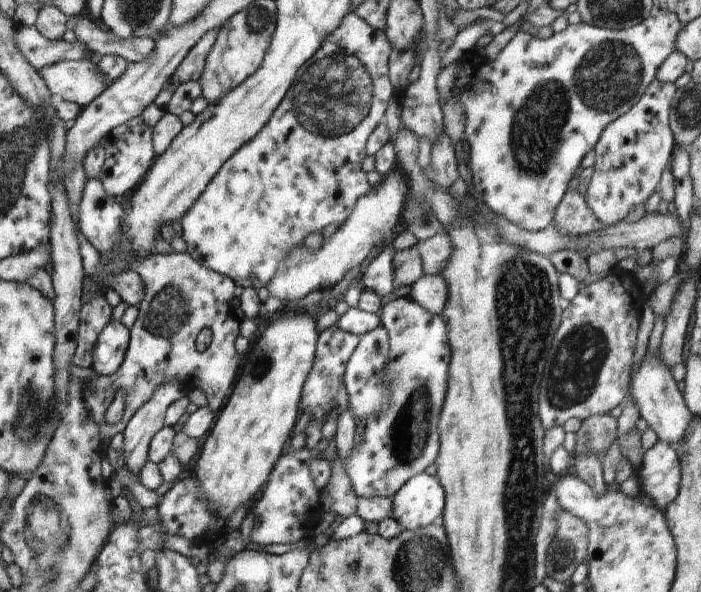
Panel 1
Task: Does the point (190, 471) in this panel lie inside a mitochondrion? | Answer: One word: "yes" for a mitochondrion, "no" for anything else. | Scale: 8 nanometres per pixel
no

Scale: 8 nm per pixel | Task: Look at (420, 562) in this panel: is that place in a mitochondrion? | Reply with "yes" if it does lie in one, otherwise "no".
yes

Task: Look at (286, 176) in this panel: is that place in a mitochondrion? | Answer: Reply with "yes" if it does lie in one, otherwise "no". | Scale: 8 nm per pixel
no

